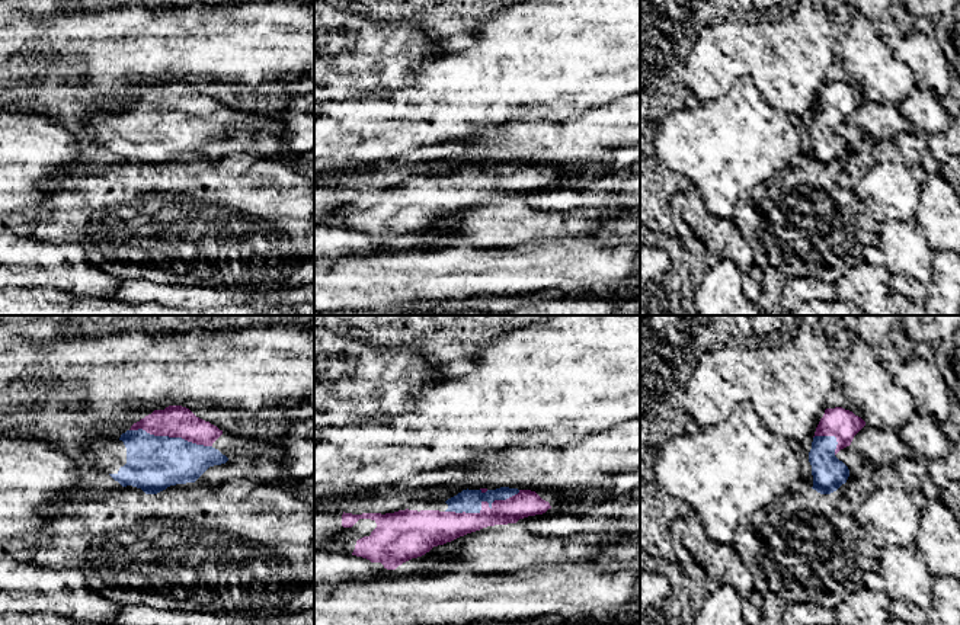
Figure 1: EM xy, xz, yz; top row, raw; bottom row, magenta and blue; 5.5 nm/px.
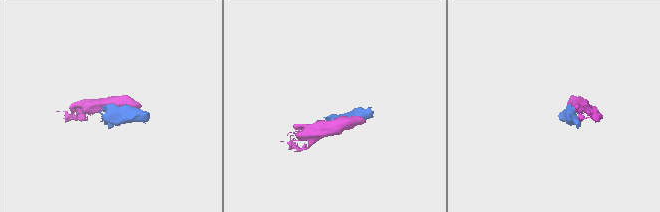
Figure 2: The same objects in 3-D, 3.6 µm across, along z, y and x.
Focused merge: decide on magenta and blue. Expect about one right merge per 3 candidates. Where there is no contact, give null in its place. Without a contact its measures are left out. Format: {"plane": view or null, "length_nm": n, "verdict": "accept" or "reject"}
{"plane": "xz", "length_nm": 440, "verdict": "accept"}

